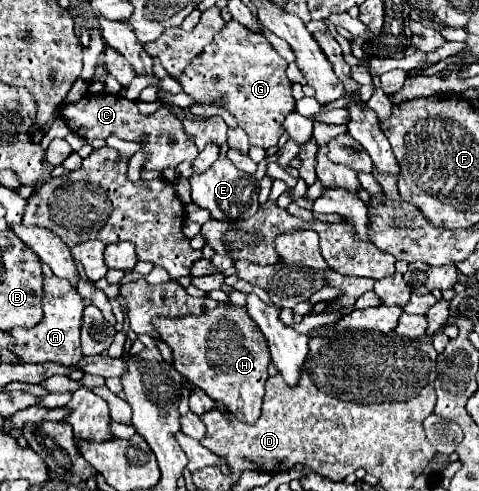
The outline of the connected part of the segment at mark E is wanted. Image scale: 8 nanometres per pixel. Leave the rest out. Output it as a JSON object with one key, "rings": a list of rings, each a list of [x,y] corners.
{"rings":[[[219,156],[217,162],[213,162],[211,168],[207,168],[207,172],[193,174],[189,178],[189,182],[191,182],[191,198],[193,198],[193,202],[197,206],[201,206],[201,208],[207,208],[215,220],[233,222],[233,220],[239,220],[239,218],[249,218],[259,208],[259,200],[257,200],[259,182],[255,180],[255,176],[241,172],[225,156]]]}

